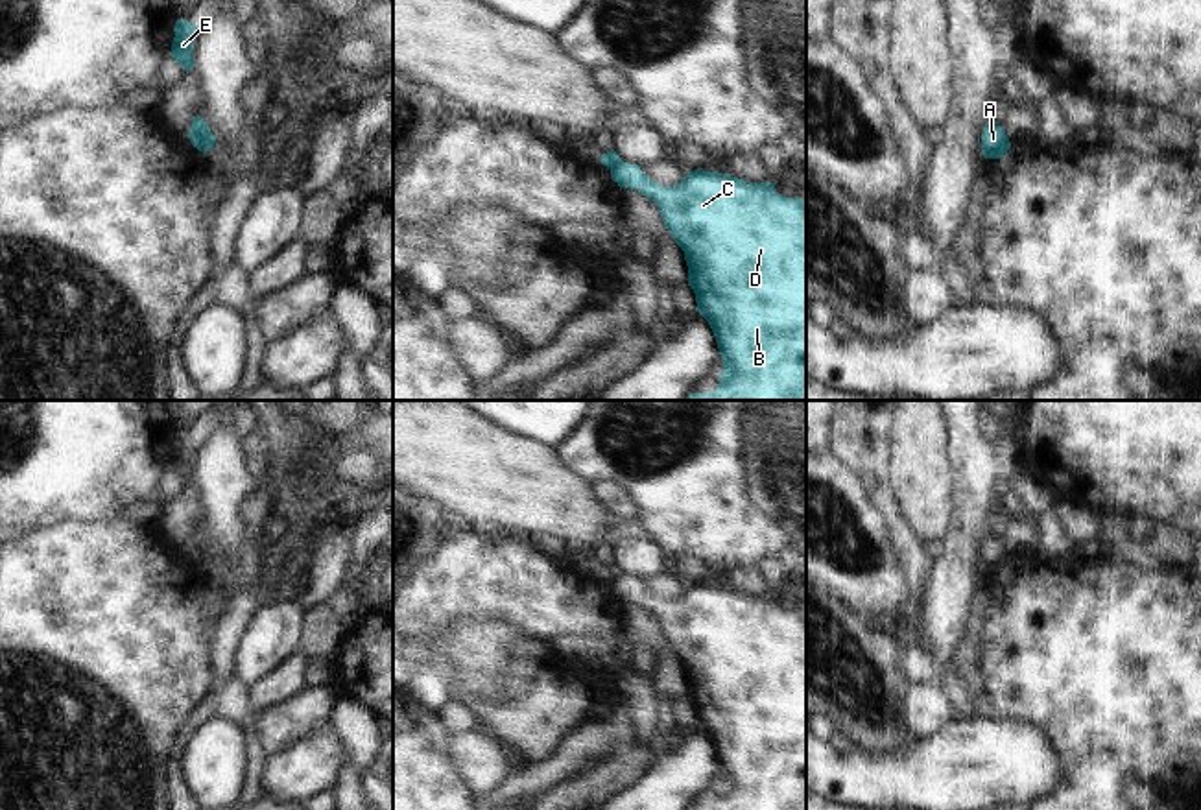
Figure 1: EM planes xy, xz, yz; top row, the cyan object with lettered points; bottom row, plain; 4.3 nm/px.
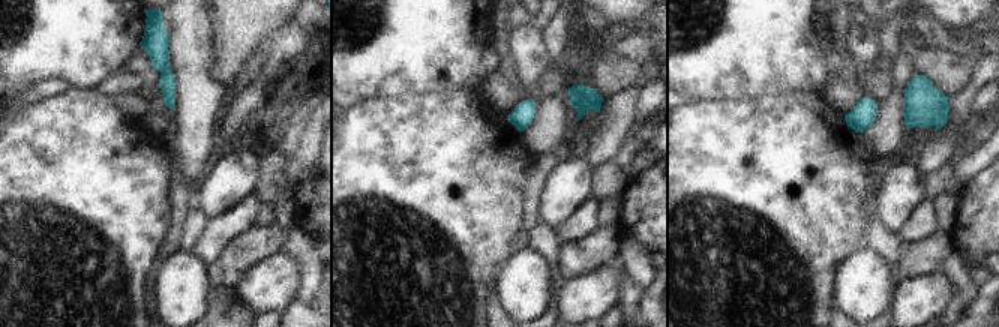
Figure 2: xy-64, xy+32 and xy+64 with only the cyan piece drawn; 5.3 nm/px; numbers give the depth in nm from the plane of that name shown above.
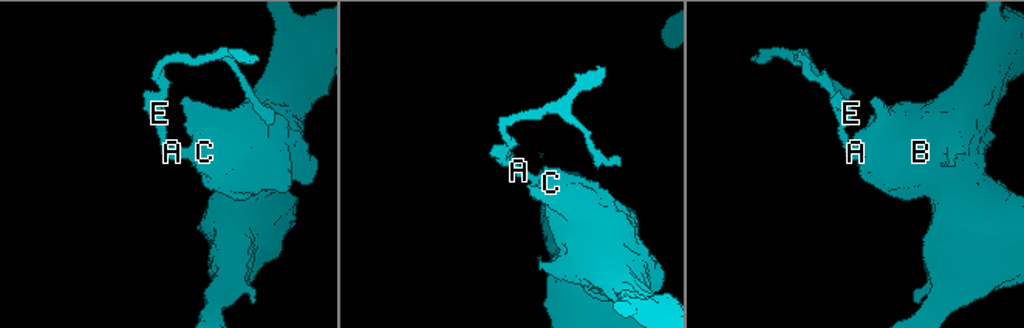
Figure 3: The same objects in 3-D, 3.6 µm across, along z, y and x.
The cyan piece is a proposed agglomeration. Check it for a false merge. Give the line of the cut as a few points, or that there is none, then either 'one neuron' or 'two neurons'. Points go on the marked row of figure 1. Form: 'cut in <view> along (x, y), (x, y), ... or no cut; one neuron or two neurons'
cut in xz along (622, 161), (611, 168); two neurons

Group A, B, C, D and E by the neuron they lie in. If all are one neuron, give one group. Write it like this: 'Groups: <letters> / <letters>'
Groups: A B C D / E

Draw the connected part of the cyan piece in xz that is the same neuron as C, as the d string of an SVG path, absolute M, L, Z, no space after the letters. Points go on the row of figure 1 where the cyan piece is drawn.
M638 164L611 168L611 179L622 188L638 190L653 199L664 227L684 251L688 284L697 312L708 321L723 369L712 393L690 393L686 400L806 400L806 203L786 197L773 183L749 183L729 173L697 168L675 186L649 179Z

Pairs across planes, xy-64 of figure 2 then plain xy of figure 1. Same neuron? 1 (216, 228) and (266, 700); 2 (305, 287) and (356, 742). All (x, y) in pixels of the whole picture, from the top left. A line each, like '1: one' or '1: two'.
1: one
2: one

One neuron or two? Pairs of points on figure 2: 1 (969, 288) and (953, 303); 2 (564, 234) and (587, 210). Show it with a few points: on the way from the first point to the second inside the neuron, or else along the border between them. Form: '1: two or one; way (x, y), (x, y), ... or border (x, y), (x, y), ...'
1: two; border (954, 288), (962, 302), (962, 311)
2: one; way (570, 228), (582, 216)

